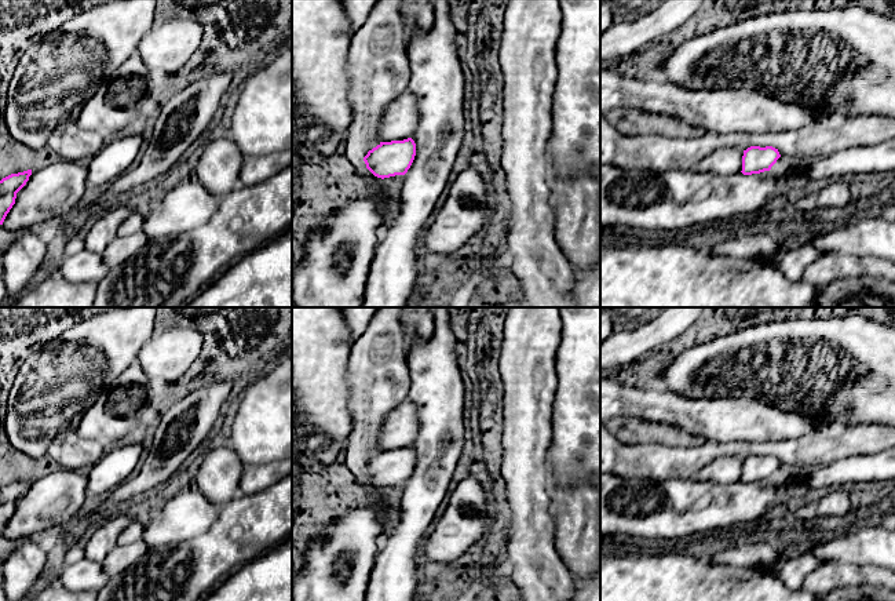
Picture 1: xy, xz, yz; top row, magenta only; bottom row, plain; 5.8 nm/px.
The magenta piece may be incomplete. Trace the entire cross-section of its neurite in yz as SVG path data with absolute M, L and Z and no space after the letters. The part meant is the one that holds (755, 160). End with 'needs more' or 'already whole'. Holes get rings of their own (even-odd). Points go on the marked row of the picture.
M750 146L744 150L741 172L744 175L752 175L770 171L779 157L778 149L772 146Z; already whole

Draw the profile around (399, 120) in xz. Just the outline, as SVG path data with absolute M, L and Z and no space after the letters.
M406 91L386 108L379 124L377 138L380 142L408 139L414 132L417 121L417 98Z

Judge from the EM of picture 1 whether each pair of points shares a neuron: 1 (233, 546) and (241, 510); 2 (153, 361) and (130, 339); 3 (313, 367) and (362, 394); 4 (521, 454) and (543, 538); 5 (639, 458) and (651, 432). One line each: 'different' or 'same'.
1: same
2: different
3: different
4: same
5: different

